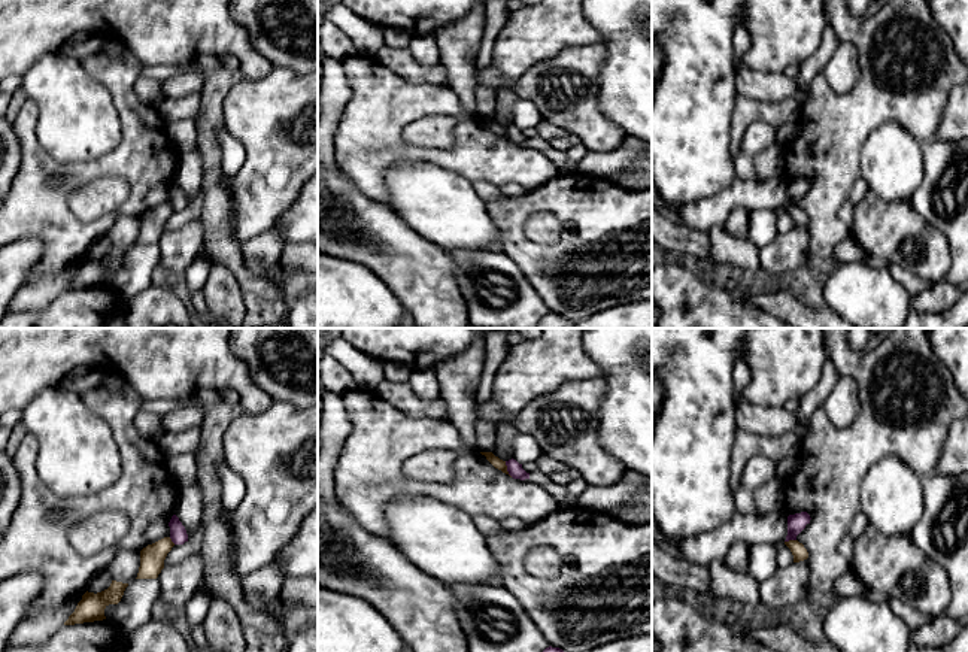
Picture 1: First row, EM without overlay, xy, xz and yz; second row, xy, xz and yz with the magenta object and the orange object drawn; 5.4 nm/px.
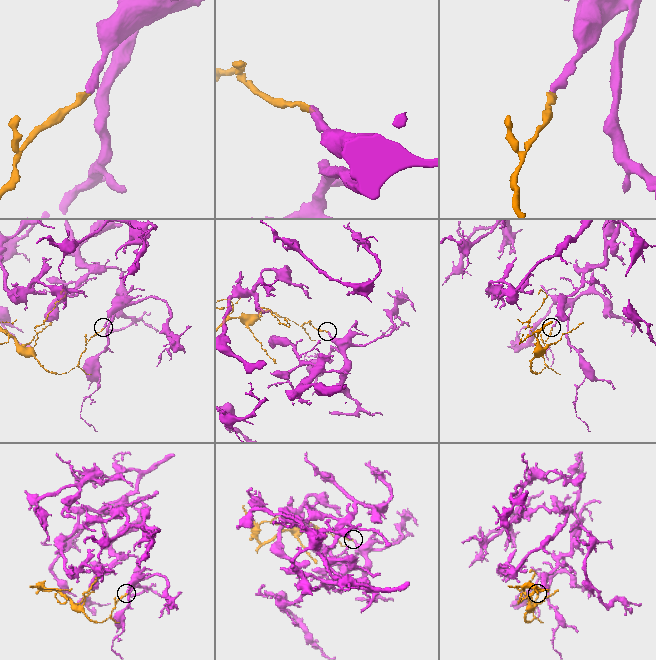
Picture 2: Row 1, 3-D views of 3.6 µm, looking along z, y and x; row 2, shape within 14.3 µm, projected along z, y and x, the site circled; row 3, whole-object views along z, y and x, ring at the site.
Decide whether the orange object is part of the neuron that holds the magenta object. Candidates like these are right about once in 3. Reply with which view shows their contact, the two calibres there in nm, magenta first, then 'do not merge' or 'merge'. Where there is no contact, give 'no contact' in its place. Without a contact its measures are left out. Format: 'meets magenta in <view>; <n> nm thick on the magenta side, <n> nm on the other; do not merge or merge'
meets magenta in xz; 80 nm thick on the magenta side, 60 nm on the other; do not merge

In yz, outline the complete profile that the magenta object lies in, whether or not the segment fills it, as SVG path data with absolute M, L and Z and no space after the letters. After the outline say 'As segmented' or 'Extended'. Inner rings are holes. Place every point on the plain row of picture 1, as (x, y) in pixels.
M807 178L788 182L788 201L785 207L796 206L796 201L810 189L810 181Z. As segmented

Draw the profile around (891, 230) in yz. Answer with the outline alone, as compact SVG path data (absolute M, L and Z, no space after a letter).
M867 191L853 207L850 236L870 257L895 263L916 275L922 282L935 285L947 276L952 264L947 237L931 227L911 206L910 200L886 201Z

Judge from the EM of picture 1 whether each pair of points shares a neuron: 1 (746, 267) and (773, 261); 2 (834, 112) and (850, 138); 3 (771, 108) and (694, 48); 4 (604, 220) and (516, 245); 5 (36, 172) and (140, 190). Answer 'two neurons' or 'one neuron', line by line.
1: two neurons
2: one neuron
3: two neurons
4: one neuron
5: one neuron

